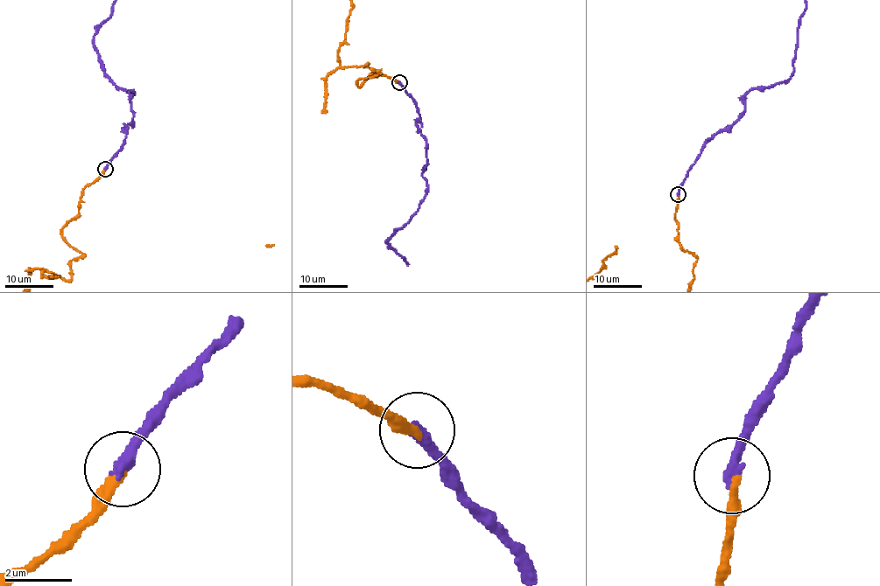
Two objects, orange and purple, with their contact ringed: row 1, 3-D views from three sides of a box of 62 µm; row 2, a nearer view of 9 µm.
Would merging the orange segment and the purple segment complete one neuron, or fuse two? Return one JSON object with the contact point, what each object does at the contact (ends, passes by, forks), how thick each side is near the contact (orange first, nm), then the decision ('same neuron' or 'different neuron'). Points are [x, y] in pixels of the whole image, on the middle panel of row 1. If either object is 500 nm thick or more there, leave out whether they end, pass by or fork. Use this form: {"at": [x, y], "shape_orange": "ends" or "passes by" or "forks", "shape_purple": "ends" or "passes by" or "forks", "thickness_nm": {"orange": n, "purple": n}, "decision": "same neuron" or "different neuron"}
{"at": [399, 82], "shape_orange": "ends", "shape_purple": "ends", "thickness_nm": {"orange": 280, "purple": 340}, "decision": "different neuron"}

